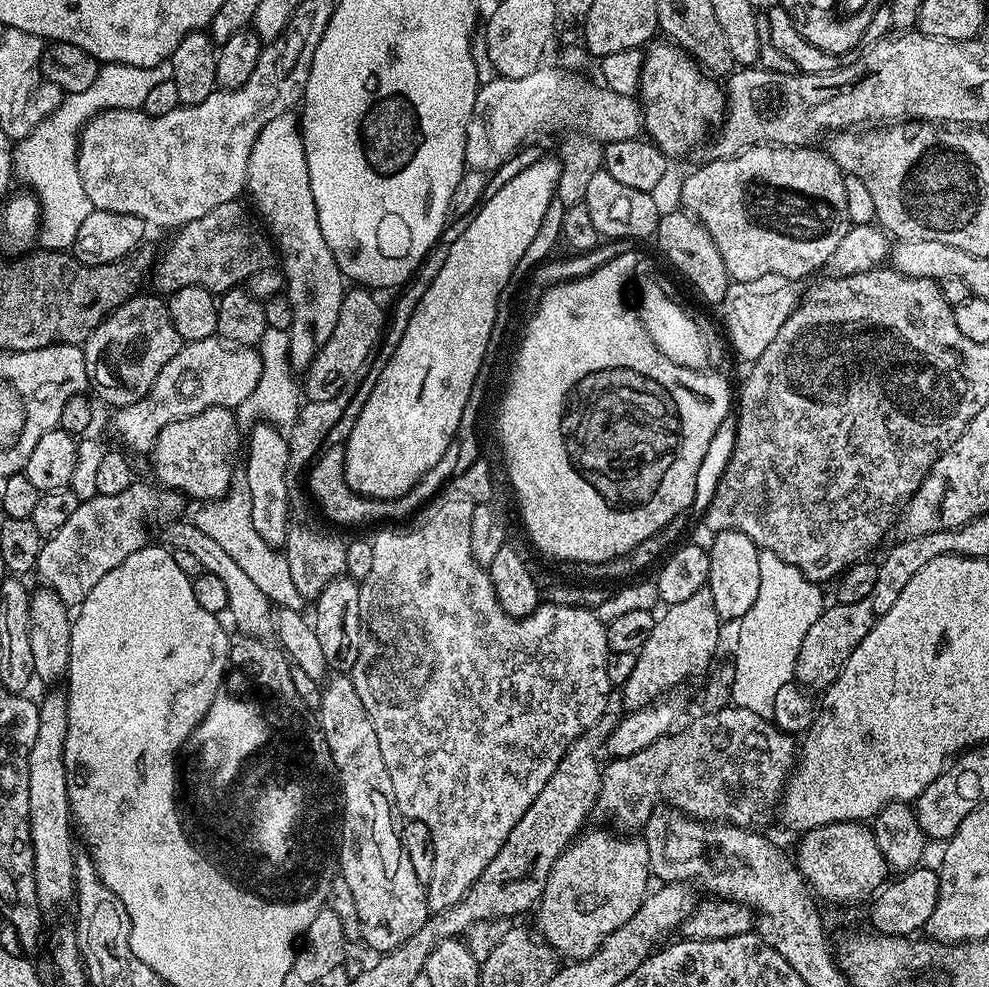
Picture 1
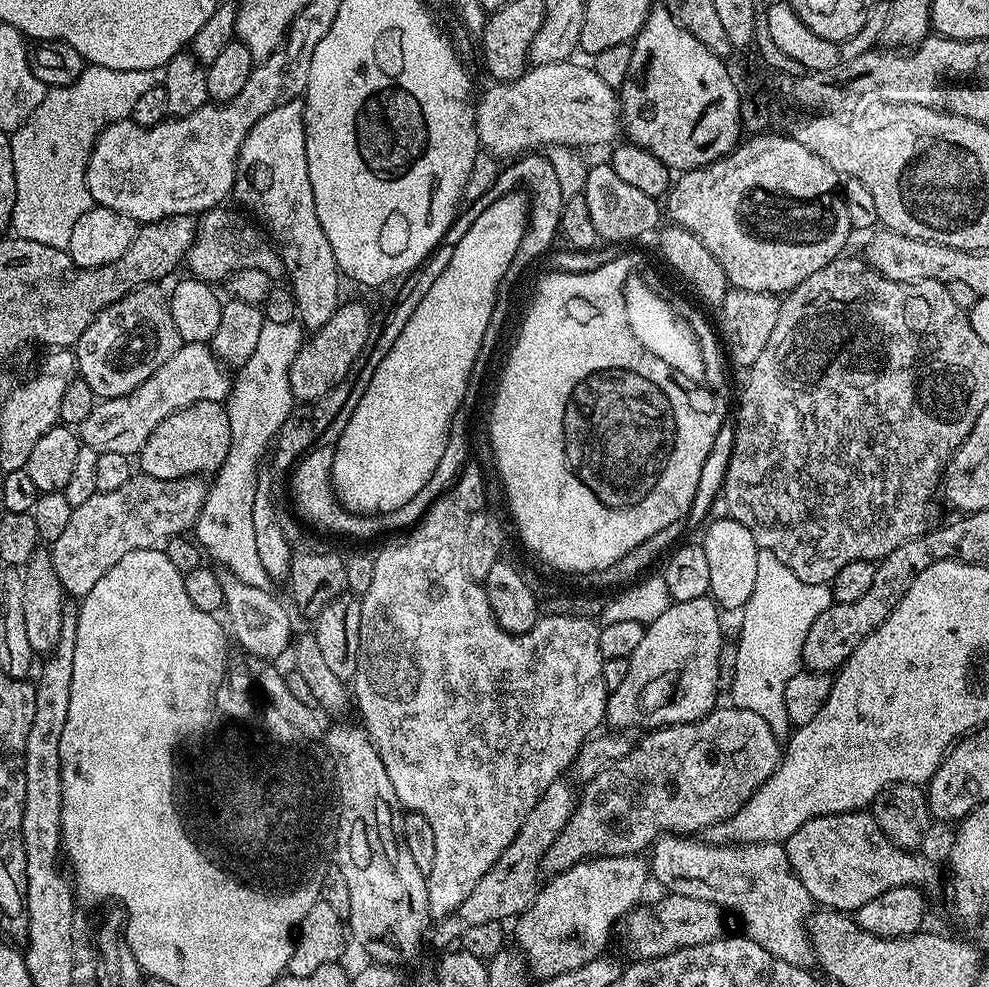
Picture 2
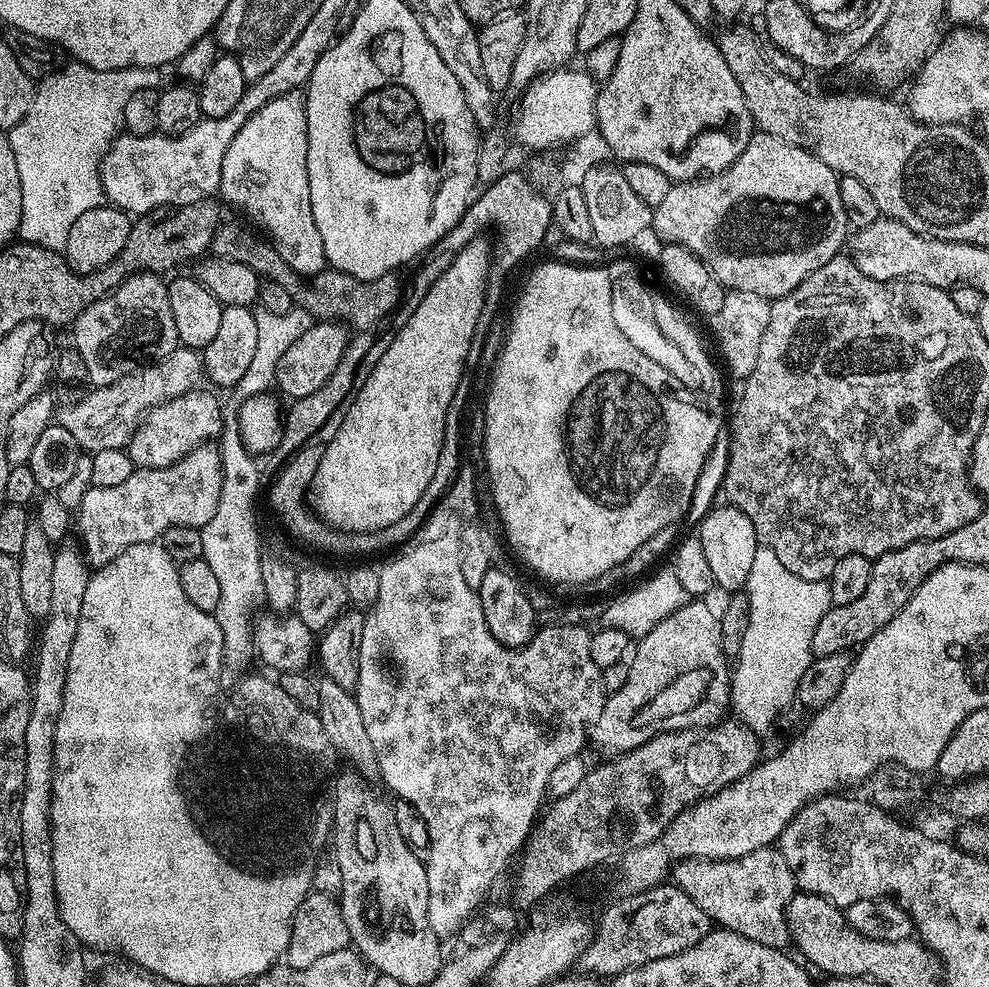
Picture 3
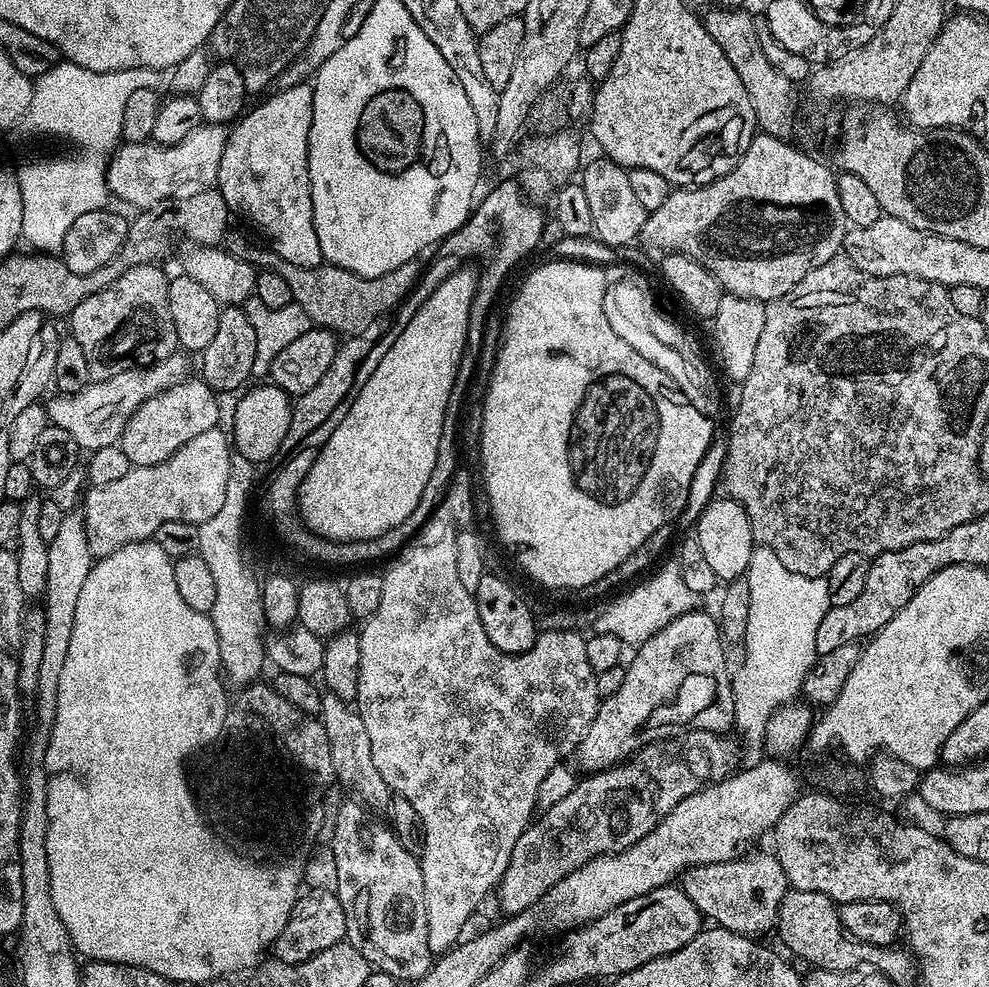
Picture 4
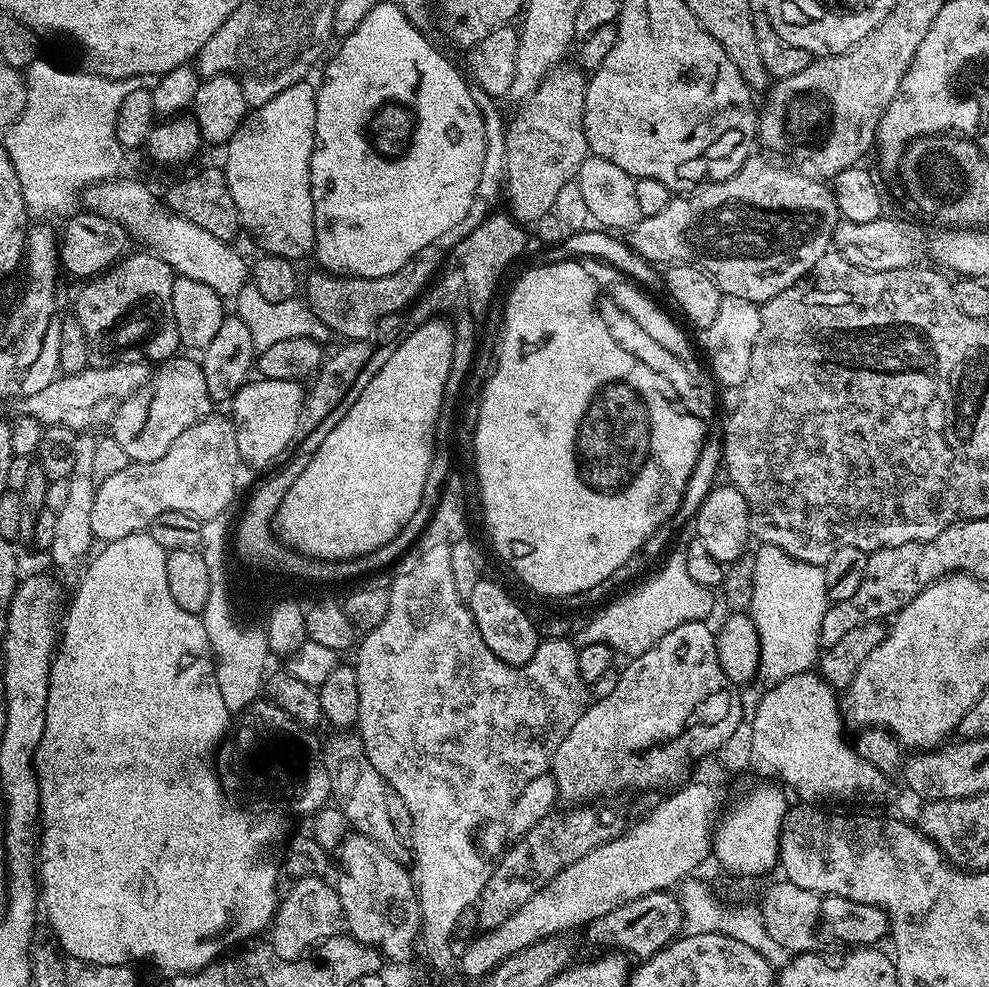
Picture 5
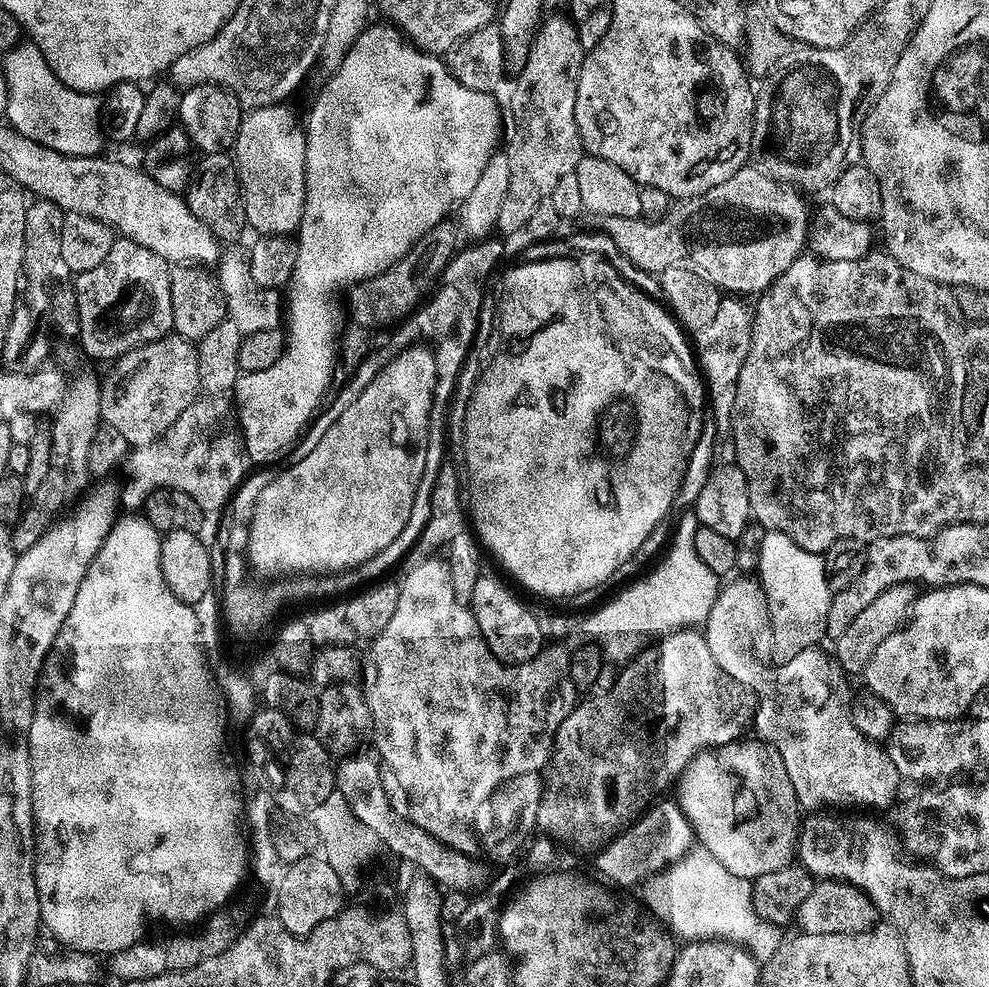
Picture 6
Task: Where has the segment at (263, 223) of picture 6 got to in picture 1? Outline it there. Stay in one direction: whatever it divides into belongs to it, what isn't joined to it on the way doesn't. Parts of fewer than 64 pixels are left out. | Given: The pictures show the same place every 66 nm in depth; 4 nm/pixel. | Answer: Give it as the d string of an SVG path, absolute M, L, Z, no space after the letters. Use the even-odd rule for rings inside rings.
M295 111L278 114L278 118L262 126L262 132L258 134L250 150L246 178L248 179L247 195L252 195L252 200L256 203L261 218L264 219L263 227L267 229L274 241L274 248L278 253L278 260L282 265L286 281L286 295L294 310L294 322L287 330L290 338L288 357L293 369L306 370L312 365L316 351L323 346L326 338L334 334L334 326L338 326L346 291L346 277L340 271L330 246L326 246L326 238L322 238L322 226L318 226L318 206L314 206L314 194L310 190L310 170L306 166L306 150L304 140L300 136L300 121Z

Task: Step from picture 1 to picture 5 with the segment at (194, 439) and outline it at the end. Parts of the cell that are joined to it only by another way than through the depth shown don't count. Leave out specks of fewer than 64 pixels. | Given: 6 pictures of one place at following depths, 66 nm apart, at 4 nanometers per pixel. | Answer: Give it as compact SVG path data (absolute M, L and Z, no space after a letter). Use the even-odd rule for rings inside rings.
M177 354L169 356L159 365L152 376L152 389L148 392L148 401L144 408L132 402L124 402L115 409L111 417L110 435L126 450L129 461L137 464L154 462L170 450L174 438L182 434L192 424L197 424L213 411L214 402L206 390L206 376L203 367L188 356Z

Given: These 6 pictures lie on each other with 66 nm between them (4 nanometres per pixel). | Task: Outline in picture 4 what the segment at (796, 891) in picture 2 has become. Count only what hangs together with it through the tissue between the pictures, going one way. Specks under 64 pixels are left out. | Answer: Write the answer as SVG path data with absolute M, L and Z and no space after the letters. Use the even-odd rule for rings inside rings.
M760 852L757 856L747 856L727 860L721 864L703 864L697 868L689 868L687 872L683 873L682 887L684 893L690 898L690 902L694 902L694 906L698 906L701 916L715 922L719 927L737 932L739 936L760 938L763 937L763 932L771 933L775 929L778 906L782 902L782 898L790 891L790 885L775 855L768 853L767 856L766 853Z

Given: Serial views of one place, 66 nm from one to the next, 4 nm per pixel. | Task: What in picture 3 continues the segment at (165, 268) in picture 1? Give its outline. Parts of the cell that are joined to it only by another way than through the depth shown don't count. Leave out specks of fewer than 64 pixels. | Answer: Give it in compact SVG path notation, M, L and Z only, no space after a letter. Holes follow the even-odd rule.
M221 223L212 238L211 251L217 257L230 262L242 262L246 266L250 266L255 270L256 275L264 280L278 282L278 286L282 286L286 290L286 294L290 294L293 301L308 311L317 321L344 321L353 329L368 331L376 327L385 317L391 315L399 305L402 285L400 286L395 273L380 275L376 279L359 280L345 272L328 270L319 277L320 285L317 288L307 288L304 285L307 284L305 277L285 262L282 254L278 254L276 247L267 239L257 235L251 227L248 228L243 228L240 224Z

